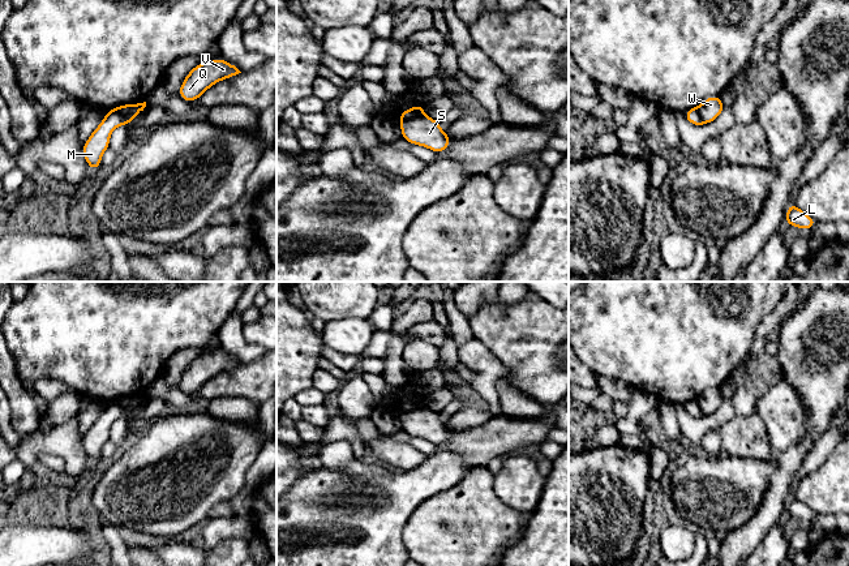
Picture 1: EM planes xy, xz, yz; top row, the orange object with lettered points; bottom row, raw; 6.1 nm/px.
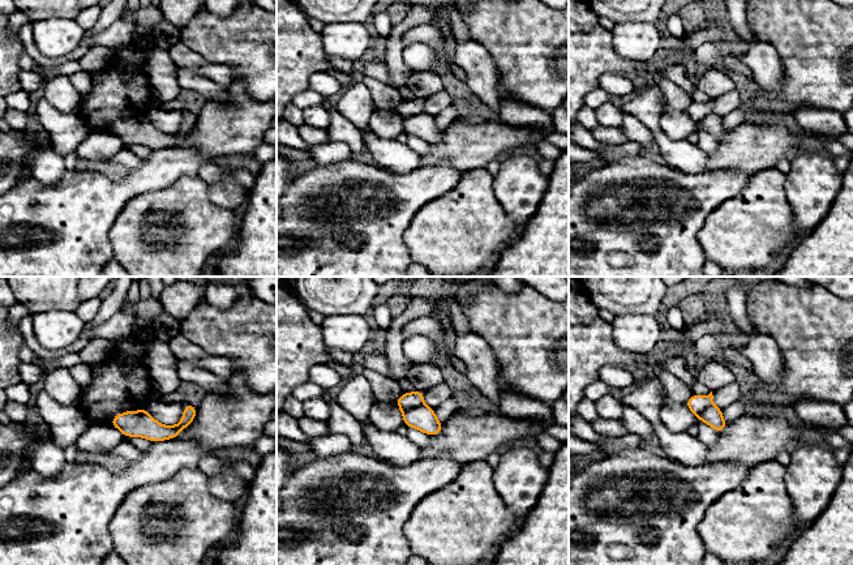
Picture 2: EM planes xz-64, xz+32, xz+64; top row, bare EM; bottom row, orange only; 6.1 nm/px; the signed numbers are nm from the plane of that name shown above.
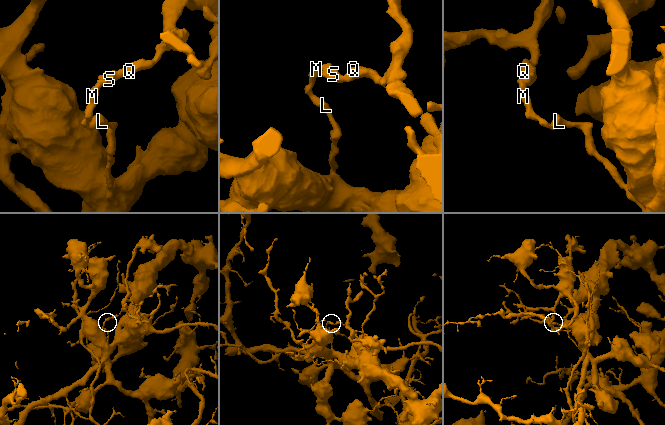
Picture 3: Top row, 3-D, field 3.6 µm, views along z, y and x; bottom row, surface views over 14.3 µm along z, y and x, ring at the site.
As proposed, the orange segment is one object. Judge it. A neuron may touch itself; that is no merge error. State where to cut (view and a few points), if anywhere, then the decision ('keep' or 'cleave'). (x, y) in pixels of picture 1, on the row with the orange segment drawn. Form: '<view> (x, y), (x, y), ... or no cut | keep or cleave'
xz (423, 115), (402, 121) | cleave

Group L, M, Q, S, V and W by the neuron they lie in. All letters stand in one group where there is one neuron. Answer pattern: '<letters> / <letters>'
L M / Q S V W

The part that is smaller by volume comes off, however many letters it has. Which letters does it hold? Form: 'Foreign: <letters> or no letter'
Foreign: Q, S, V, W

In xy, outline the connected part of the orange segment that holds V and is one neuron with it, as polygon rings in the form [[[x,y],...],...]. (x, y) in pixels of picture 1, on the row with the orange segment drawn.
[[[223,57],[196,65],[183,81],[179,95],[190,103],[214,83],[241,73],[235,65],[228,64]]]

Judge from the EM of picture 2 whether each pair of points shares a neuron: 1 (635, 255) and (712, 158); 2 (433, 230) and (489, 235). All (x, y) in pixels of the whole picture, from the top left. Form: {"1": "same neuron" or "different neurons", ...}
{"1": "different neurons", "2": "same neuron"}

